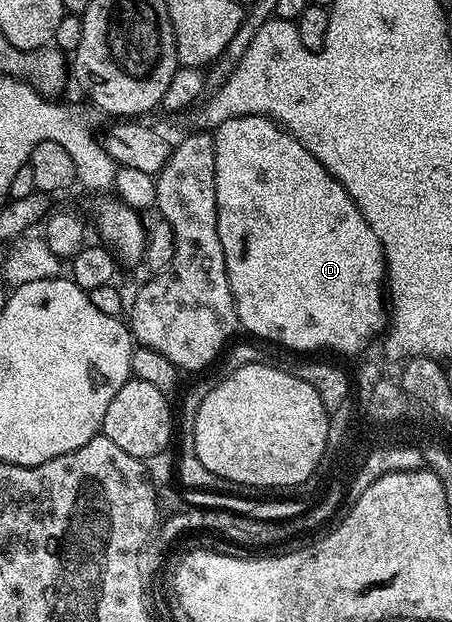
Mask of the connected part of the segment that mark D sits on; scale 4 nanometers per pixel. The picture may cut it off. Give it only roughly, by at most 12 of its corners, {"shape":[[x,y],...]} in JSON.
{"shape":[[261,115],[215,128],[239,326],[356,351],[384,250]]}

